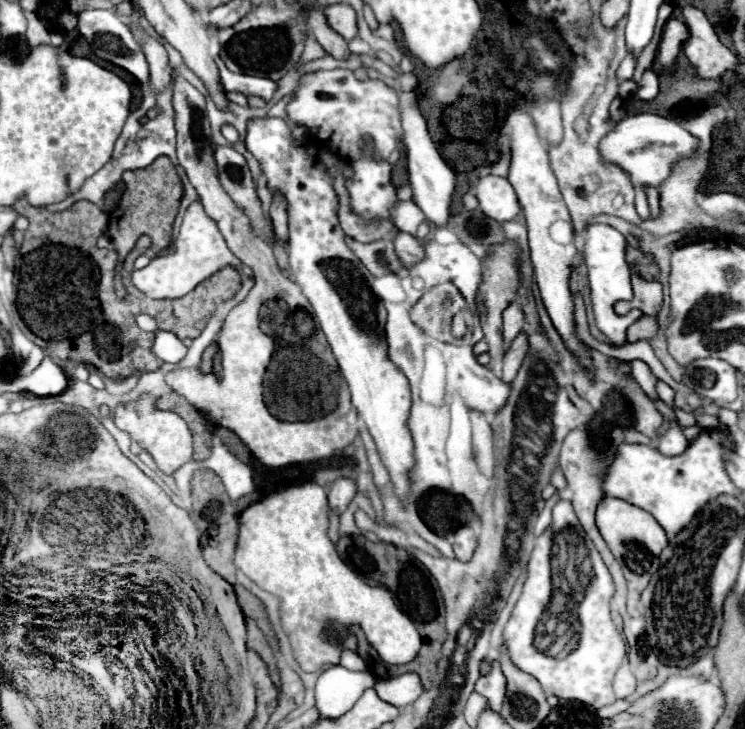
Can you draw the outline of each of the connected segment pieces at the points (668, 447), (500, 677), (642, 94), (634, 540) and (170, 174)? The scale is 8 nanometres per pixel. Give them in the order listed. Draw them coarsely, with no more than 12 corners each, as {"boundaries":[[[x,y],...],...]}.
{"boundaries":[[[674,422],[656,444],[664,456],[678,456],[688,440]],[[498,660],[490,674],[478,678],[476,690],[490,702],[502,708],[506,676]],[[646,70],[636,96],[652,100],[658,96],[658,74]],[[606,496],[596,522],[640,602],[666,532],[652,514]],[[160,156],[122,174],[126,192],[100,248],[124,258],[146,234],[170,246],[180,176]]]}

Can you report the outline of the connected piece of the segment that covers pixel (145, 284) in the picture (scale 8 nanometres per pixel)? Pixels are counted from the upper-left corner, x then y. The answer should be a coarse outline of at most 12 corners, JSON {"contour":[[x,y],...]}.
{"contour":[[200,200],[186,208],[174,250],[130,274],[148,298],[182,298],[230,252]]}

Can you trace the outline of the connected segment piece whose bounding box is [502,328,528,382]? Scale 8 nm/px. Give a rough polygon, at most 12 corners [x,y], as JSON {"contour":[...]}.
{"contour":[[528,332],[516,340],[504,354],[504,382],[516,378],[526,352]]}

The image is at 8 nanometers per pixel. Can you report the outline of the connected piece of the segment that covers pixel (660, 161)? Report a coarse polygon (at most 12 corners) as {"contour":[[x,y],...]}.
{"contour":[[626,116],[600,142],[630,174],[640,220],[642,186],[660,186],[700,140],[676,120]]}

